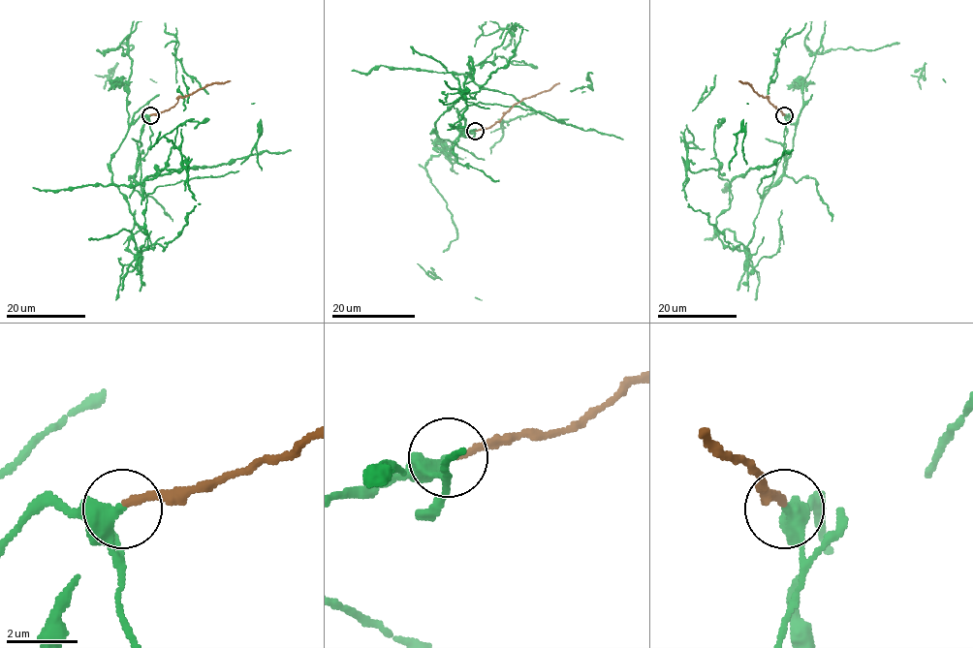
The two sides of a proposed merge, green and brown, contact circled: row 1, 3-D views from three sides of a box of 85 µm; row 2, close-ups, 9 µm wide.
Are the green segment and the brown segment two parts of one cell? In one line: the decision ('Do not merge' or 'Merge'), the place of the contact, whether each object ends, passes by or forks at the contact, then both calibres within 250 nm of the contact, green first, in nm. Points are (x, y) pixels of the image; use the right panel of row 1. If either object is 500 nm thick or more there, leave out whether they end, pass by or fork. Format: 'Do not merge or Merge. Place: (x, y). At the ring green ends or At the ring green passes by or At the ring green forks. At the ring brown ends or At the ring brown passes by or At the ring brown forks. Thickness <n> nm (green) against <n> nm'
Do not merge. Place: (784, 115). At the ring green passes by. At the ring brown ends. Thickness 320 nm (green) against 200 nm

